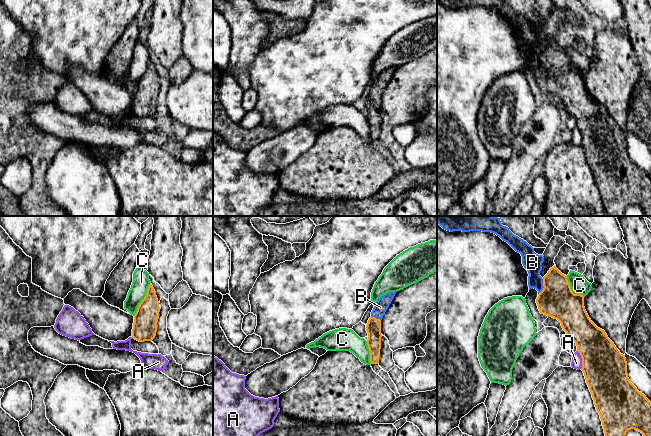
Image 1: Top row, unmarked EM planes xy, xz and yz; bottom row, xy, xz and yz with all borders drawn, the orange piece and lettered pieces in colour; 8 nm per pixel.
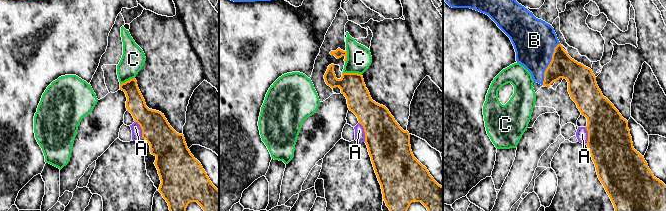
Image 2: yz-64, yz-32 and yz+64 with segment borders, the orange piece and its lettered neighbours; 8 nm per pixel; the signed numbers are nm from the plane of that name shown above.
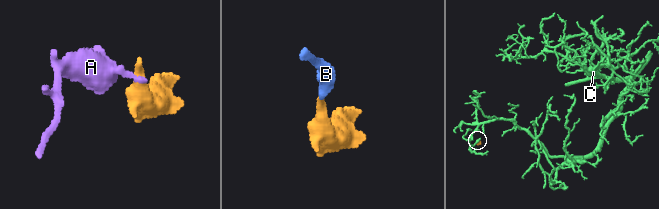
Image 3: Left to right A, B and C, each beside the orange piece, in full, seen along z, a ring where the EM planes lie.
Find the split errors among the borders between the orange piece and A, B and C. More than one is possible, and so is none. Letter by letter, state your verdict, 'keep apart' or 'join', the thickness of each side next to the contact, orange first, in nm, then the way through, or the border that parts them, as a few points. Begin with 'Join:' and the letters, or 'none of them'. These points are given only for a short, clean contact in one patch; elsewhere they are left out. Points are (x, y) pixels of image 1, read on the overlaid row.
Join: B
A: keep apart; 360 nm thick on the orange side, 90 nm on the other
B: join; 280 nm thick on the orange side, 160 nm on the other; runs through yz (557, 300), (543, 286), (534, 277), (532, 262)
C: keep apart; 190 nm thick on the orange side, 140 nm on the other; border along xy (150, 282), (146, 295), (133, 315)

